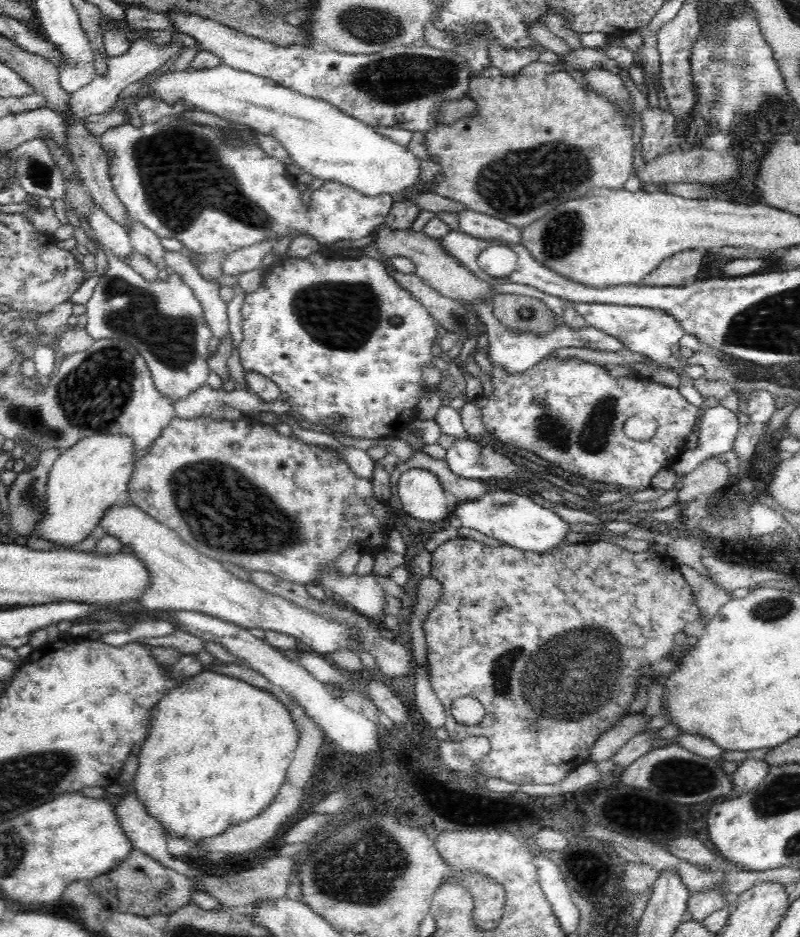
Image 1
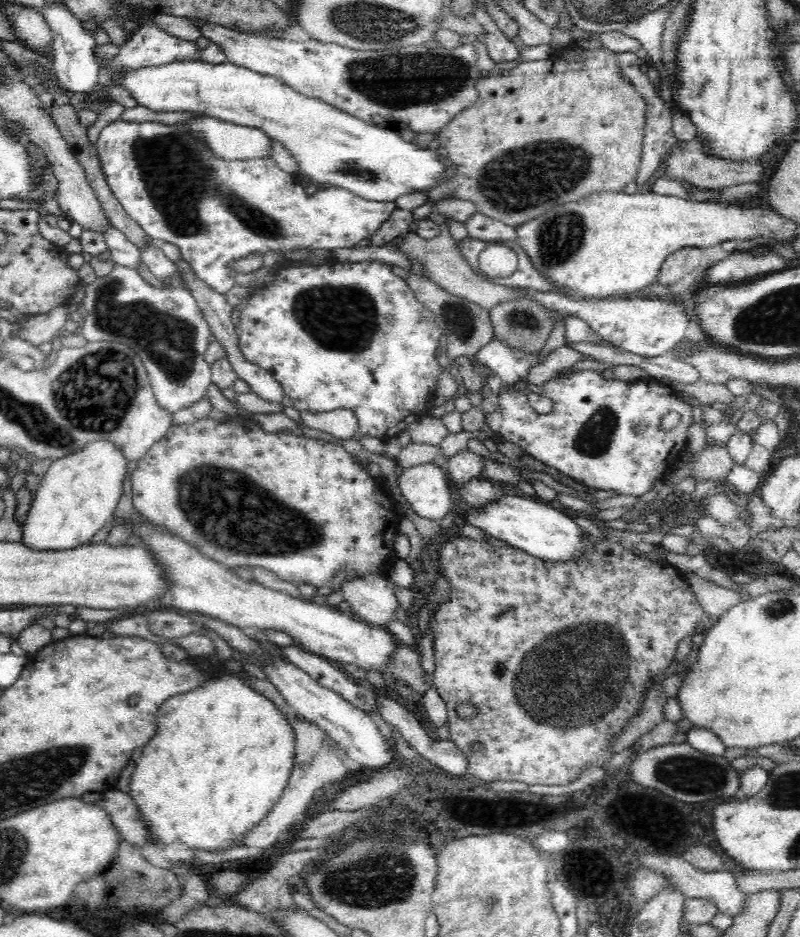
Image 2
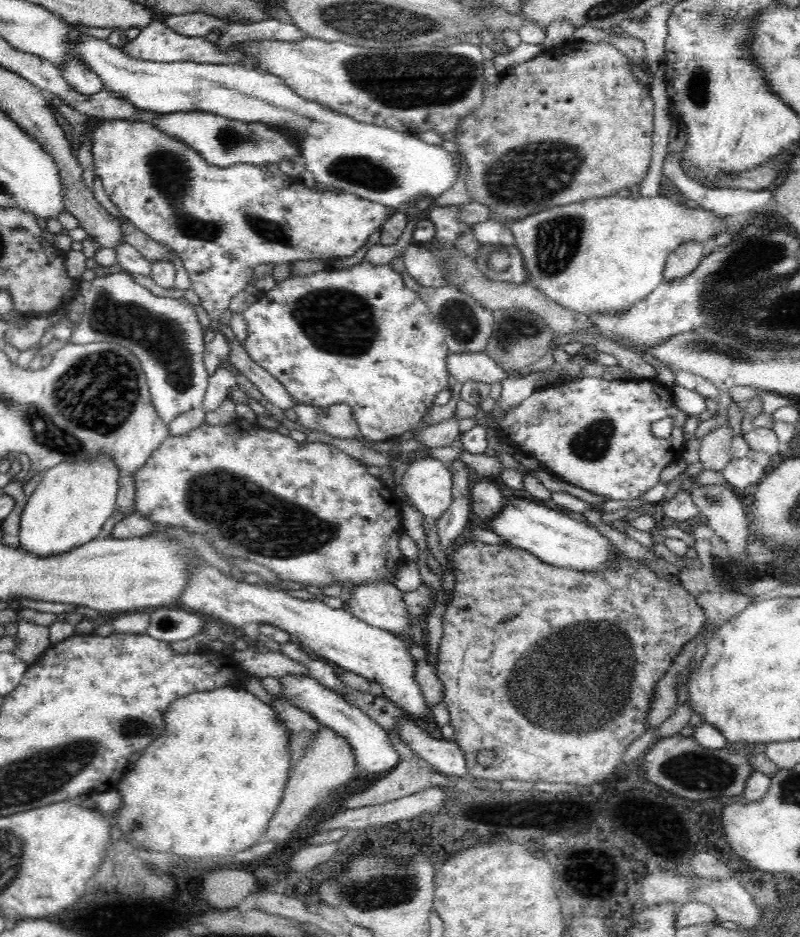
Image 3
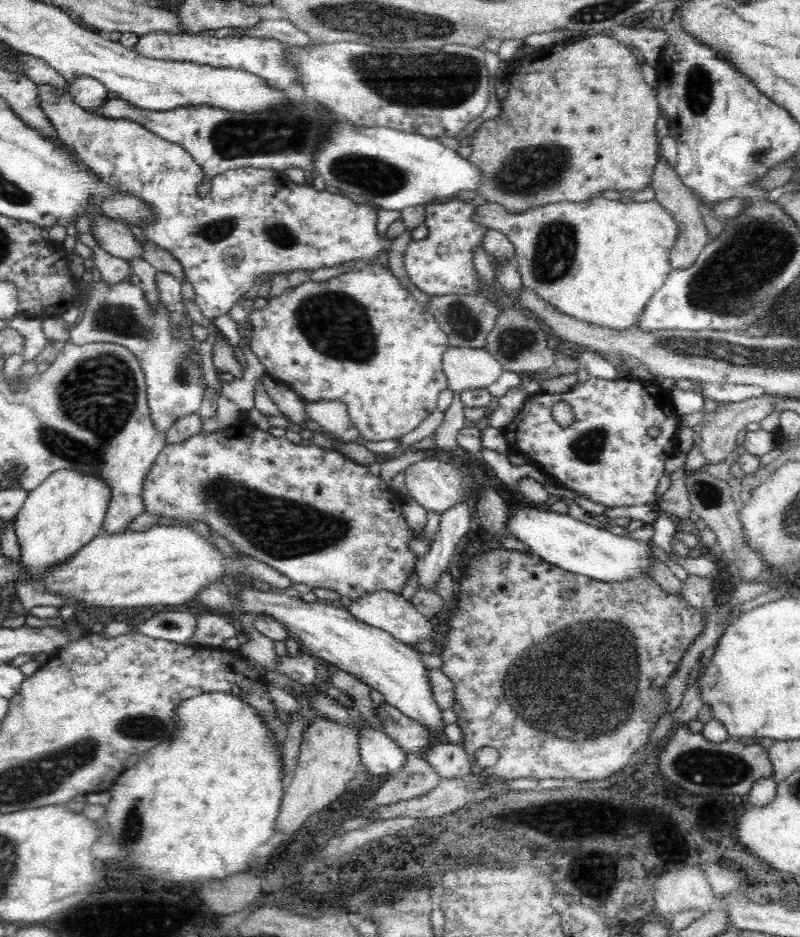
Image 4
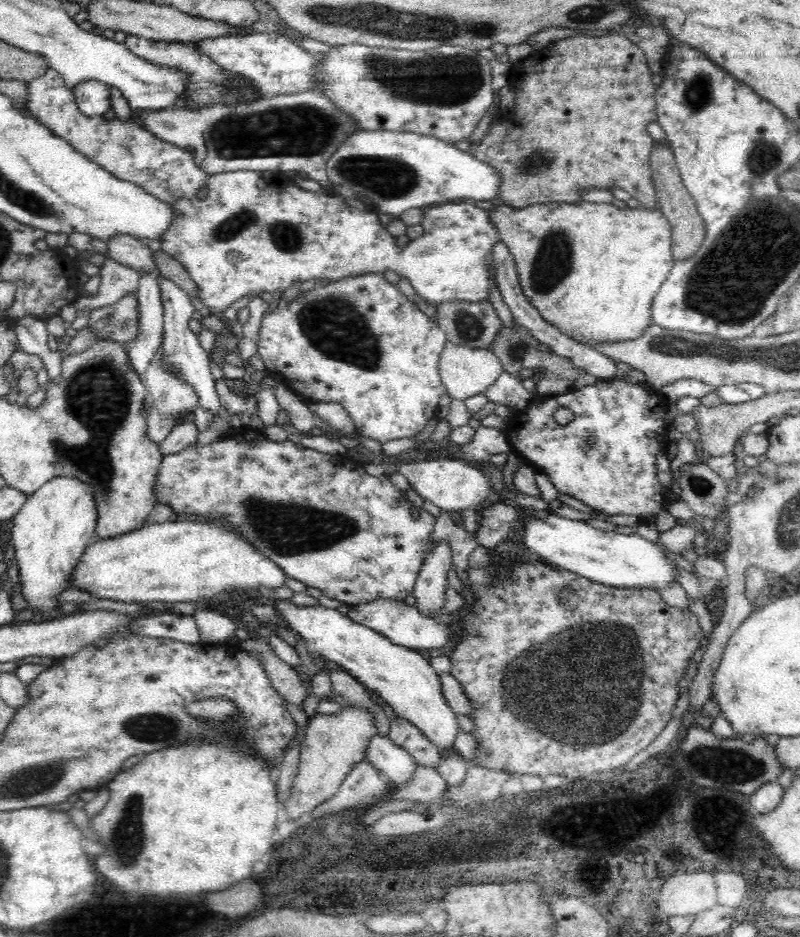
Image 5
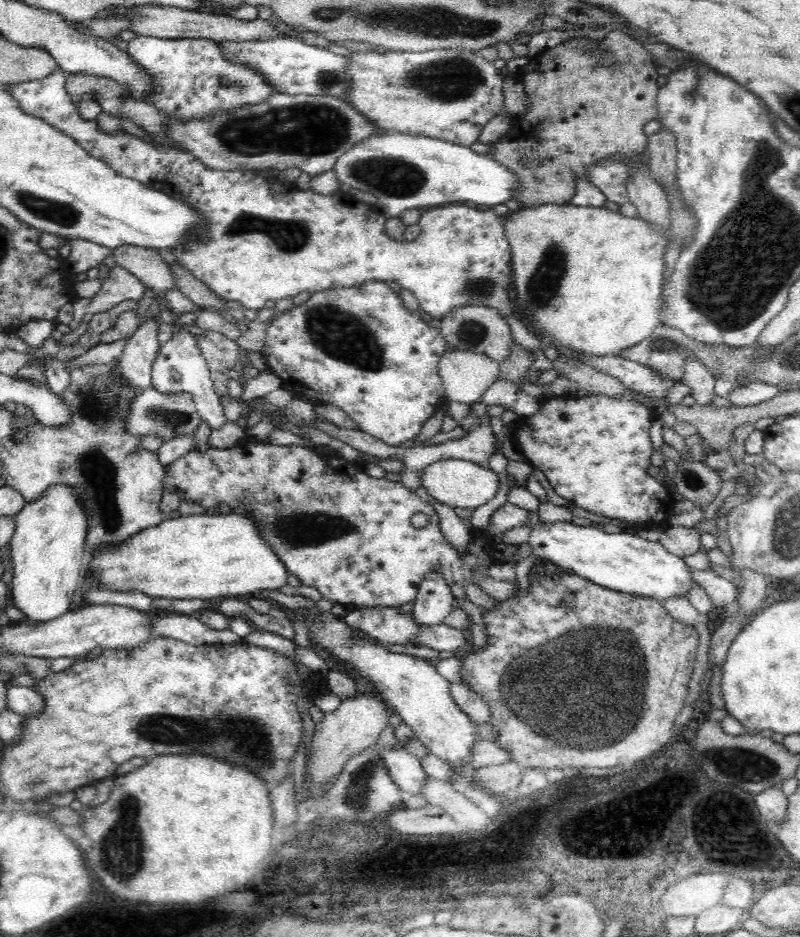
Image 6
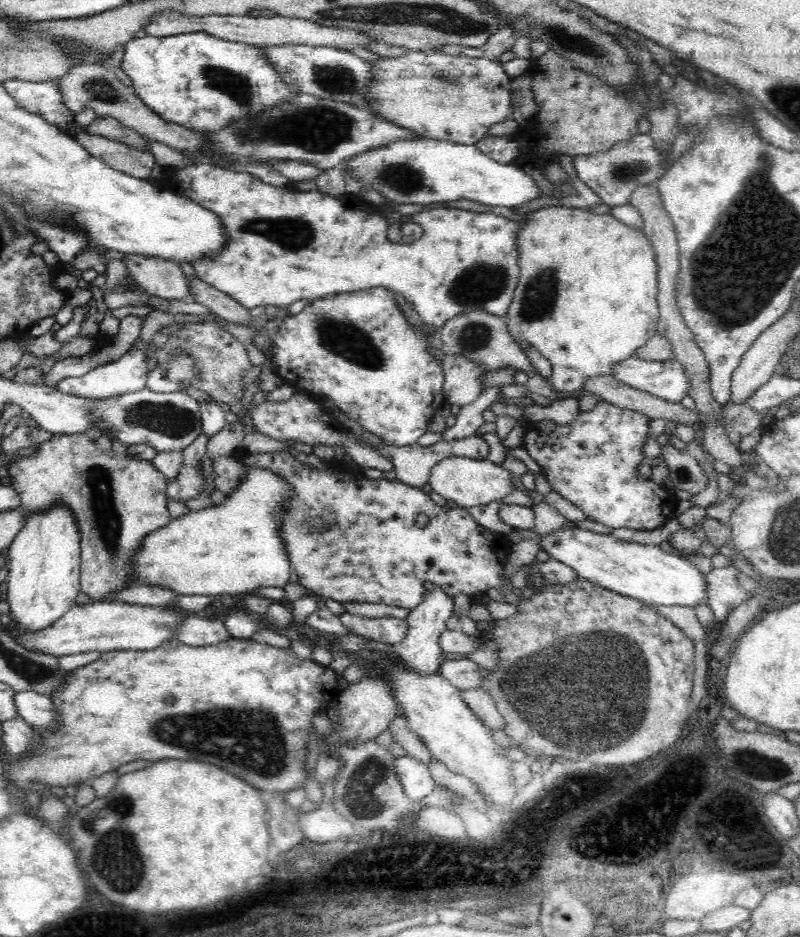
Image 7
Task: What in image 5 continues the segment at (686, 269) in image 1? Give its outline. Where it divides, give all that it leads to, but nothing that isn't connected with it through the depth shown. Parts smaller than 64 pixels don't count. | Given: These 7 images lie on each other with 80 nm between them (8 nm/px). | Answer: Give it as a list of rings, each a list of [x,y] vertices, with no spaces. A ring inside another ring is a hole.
[[[656,141],[650,162],[658,206],[671,224],[671,251],[673,259],[675,261],[687,259],[695,255],[699,251],[700,246],[703,245],[706,234],[705,222],[698,212],[697,204],[694,202],[691,193],[688,192],[681,179],[671,144],[661,144],[661,142]]]

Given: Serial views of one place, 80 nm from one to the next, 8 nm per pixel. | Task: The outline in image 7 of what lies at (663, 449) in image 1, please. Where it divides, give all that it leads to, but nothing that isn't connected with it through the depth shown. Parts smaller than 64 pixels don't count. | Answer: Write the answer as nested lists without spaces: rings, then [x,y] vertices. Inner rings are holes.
[[[599,400],[592,411],[582,412],[580,410],[576,420],[566,426],[552,424],[546,421],[535,423],[529,422],[527,431],[523,436],[521,447],[525,448],[528,454],[530,454],[530,456],[541,466],[542,472],[547,475],[552,490],[556,490],[556,492],[558,492],[563,498],[572,502],[576,508],[579,508],[587,516],[587,518],[594,522],[600,522],[600,524],[604,524],[604,526],[610,526],[610,528],[613,529],[629,528],[630,530],[656,530],[656,528],[662,528],[662,526],[670,520],[670,517],[674,516],[676,498],[673,498],[668,494],[666,487],[659,486],[650,478],[642,479],[642,477],[638,477],[637,475],[636,468],[638,468],[642,462],[646,461],[646,459],[642,457],[642,448],[644,448],[646,435],[650,432],[650,421],[651,420],[646,416],[639,414],[636,411],[632,411],[630,408],[614,406],[609,402]]]

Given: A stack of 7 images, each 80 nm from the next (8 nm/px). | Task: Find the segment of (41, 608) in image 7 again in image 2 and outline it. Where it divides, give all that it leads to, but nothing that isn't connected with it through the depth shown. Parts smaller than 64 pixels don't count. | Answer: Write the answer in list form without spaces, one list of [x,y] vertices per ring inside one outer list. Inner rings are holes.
[[[109,440],[90,442],[80,452],[53,461],[41,480],[42,484],[21,526],[21,541],[32,549],[48,551],[73,549],[90,542],[96,536],[96,532],[113,518],[113,512],[123,493],[126,464],[123,449]]]

